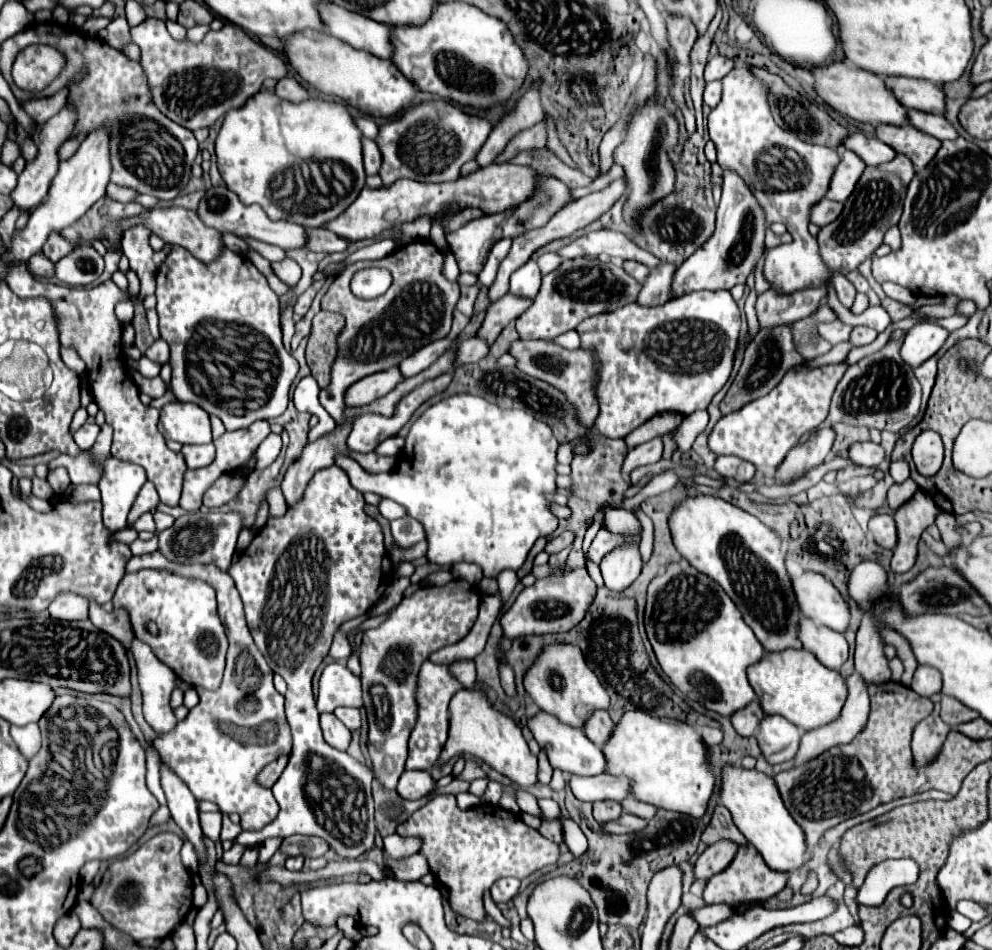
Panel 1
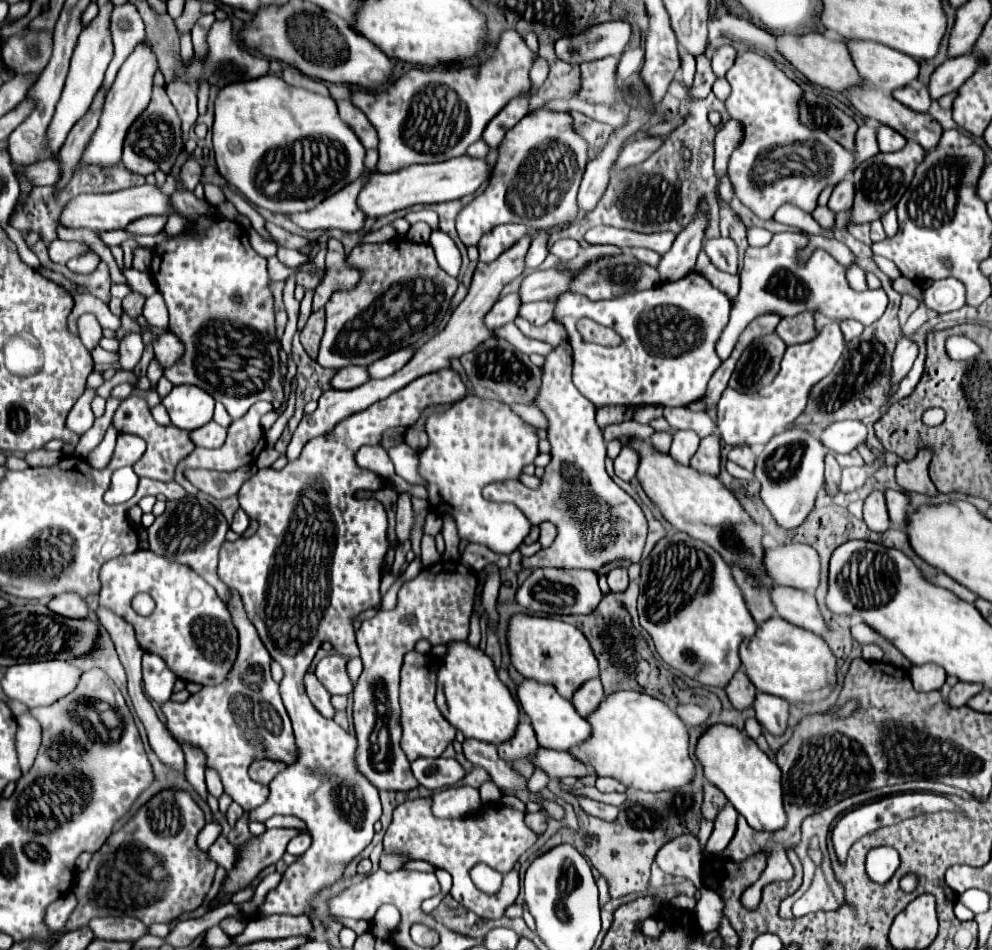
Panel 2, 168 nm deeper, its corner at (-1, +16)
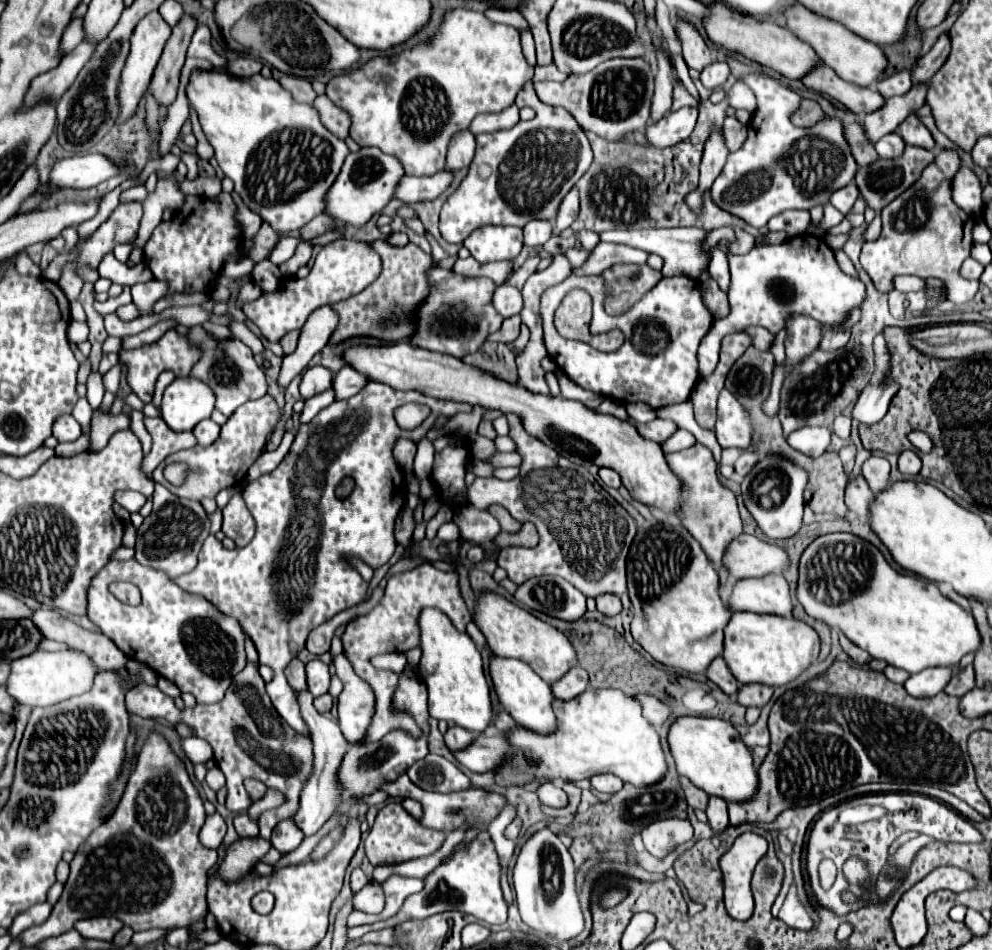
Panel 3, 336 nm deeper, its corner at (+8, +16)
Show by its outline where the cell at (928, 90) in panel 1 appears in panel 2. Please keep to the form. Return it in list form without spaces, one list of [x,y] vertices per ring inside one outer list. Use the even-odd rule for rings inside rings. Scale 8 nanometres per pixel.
[[[862,40],[848,42],[848,48],[862,78],[876,88],[892,92],[912,84],[918,78],[920,64],[894,48]]]

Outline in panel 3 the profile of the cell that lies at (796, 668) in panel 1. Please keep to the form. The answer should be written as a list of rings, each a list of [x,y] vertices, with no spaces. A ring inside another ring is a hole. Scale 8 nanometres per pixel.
[[[733,612],[725,628],[723,658],[741,684],[761,682],[767,686],[783,686],[795,680],[803,670],[811,666],[819,656],[819,636],[817,632],[793,618],[793,616],[773,616],[755,612]]]

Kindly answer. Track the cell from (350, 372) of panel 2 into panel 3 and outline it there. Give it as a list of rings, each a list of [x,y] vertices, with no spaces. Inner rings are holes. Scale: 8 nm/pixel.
[[[315,366],[315,368],[307,368],[303,372],[303,380],[299,384],[299,392],[303,398],[311,398],[323,390],[329,390],[333,382],[333,374],[323,368],[323,366]]]

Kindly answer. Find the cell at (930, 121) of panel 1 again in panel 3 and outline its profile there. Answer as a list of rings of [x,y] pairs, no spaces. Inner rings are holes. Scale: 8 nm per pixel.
[[[901,70],[901,72],[895,72],[887,78],[881,78],[877,82],[877,90],[883,98],[891,98],[891,96],[901,96],[905,92],[911,90],[911,72],[909,70]]]

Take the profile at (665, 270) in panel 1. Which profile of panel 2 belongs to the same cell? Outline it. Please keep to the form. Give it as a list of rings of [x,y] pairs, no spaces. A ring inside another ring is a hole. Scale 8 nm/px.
[[[702,204],[700,208],[702,212],[698,214],[698,218],[686,228],[682,230],[670,252],[666,252],[662,258],[660,258],[660,264],[658,264],[658,274],[660,274],[660,280],[662,282],[674,282],[674,280],[680,280],[682,276],[690,274],[696,266],[696,258],[702,250],[702,240],[704,240],[704,228],[706,228],[706,220],[704,220],[704,214],[706,214],[706,204]]]

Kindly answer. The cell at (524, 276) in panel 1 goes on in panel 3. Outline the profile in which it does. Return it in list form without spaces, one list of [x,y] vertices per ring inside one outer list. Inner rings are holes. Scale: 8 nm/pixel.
[[[531,220],[523,230],[525,230],[525,246],[535,248],[535,246],[543,246],[551,238],[553,224],[545,220]]]

